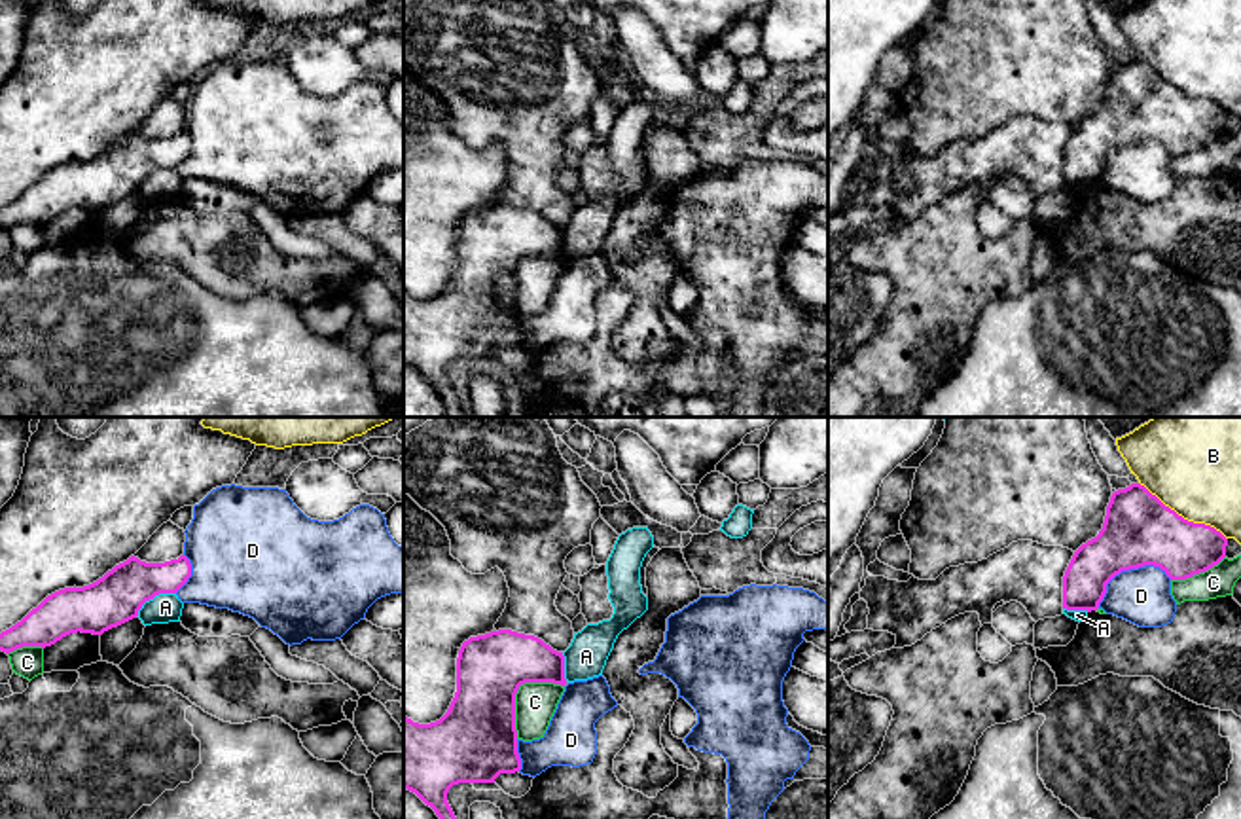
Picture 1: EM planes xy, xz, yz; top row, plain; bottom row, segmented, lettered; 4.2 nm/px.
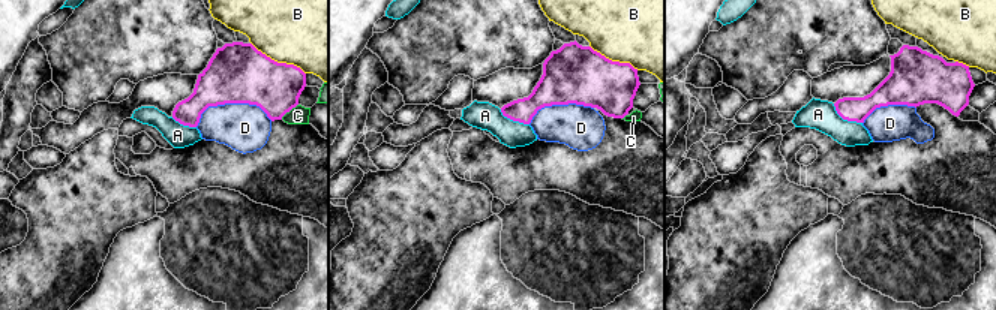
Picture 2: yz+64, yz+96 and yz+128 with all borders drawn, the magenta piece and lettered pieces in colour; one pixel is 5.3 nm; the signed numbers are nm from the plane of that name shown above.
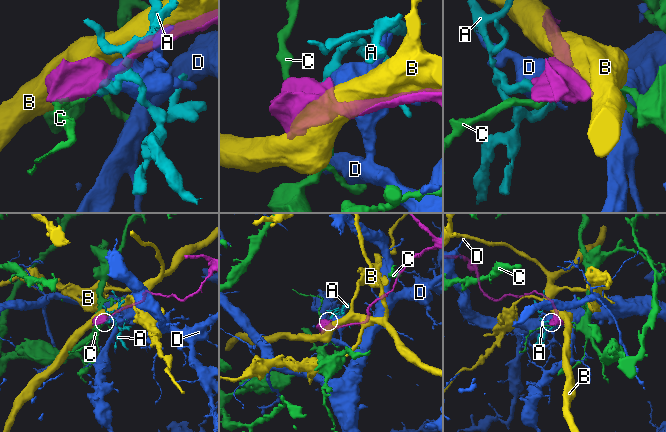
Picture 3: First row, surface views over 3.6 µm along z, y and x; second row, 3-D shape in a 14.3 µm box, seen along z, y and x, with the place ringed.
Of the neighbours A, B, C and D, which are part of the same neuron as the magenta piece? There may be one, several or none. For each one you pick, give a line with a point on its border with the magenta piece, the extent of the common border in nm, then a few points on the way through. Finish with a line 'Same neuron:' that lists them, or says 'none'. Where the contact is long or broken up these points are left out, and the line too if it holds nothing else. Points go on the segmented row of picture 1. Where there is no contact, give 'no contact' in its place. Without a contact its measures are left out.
Same neuron: none

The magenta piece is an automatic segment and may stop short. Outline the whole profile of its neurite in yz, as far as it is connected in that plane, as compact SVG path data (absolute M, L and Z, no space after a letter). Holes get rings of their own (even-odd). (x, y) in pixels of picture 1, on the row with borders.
M1131 483L1112 493L1103 529L1074 552L1063 576L1063 609L1097 610L1116 574L1144 565L1160 567L1171 580L1192 578L1218 565L1226 546L1228 538L1214 527L1184 519L1144 485Z

